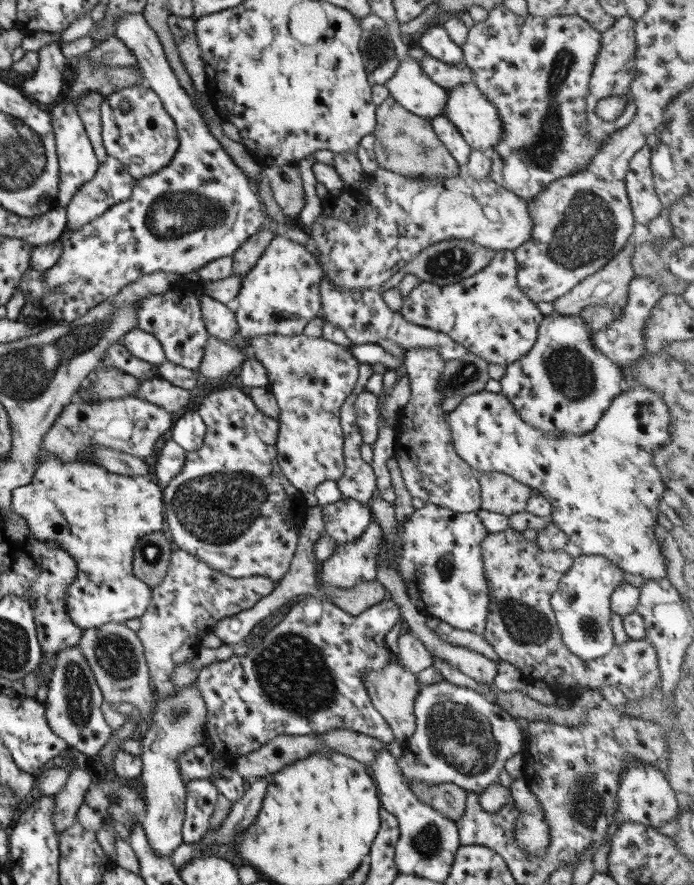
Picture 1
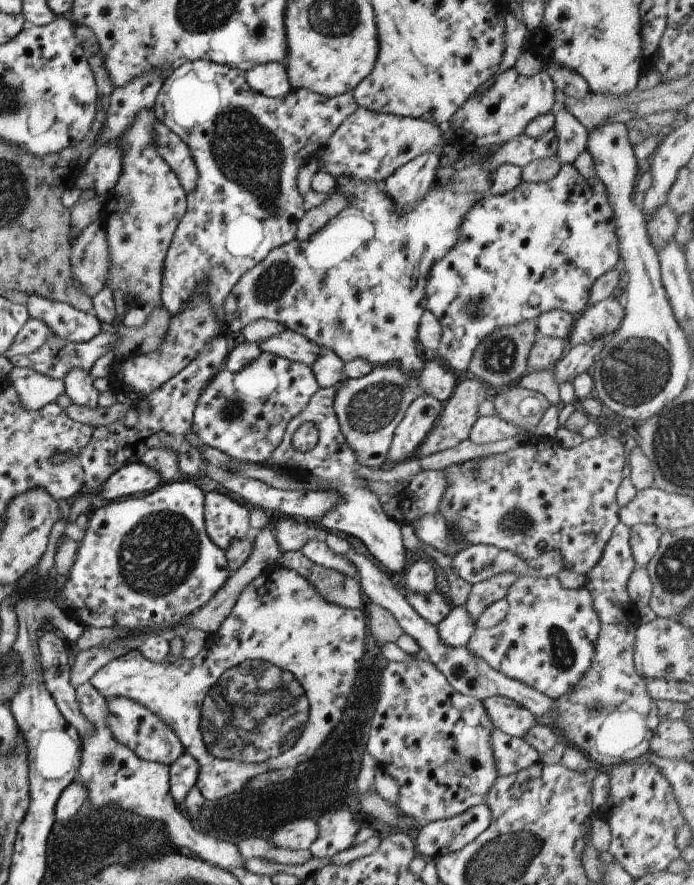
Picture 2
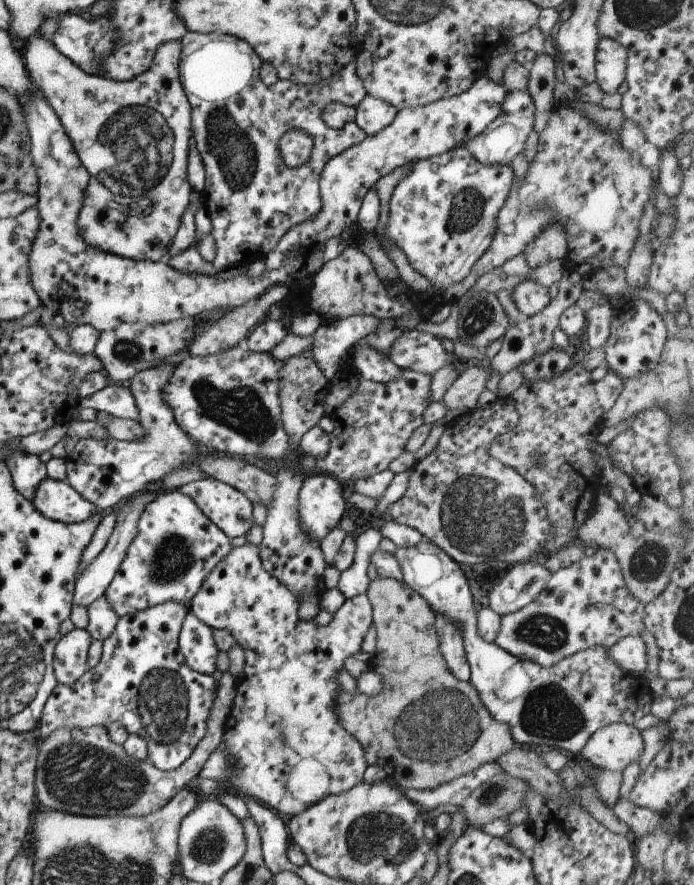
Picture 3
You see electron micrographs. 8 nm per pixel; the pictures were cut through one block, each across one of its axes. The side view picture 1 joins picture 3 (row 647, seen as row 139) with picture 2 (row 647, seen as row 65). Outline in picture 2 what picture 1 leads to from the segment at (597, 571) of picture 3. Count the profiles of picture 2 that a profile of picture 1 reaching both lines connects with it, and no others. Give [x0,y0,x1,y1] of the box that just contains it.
[465,575,600,700]

